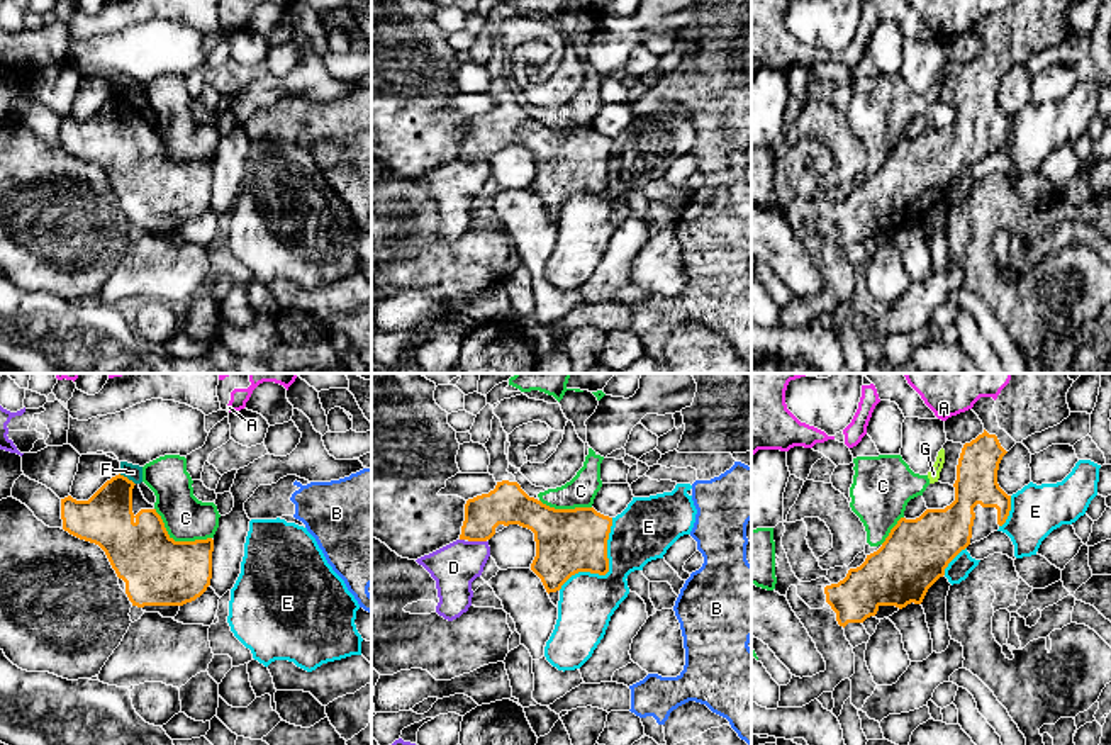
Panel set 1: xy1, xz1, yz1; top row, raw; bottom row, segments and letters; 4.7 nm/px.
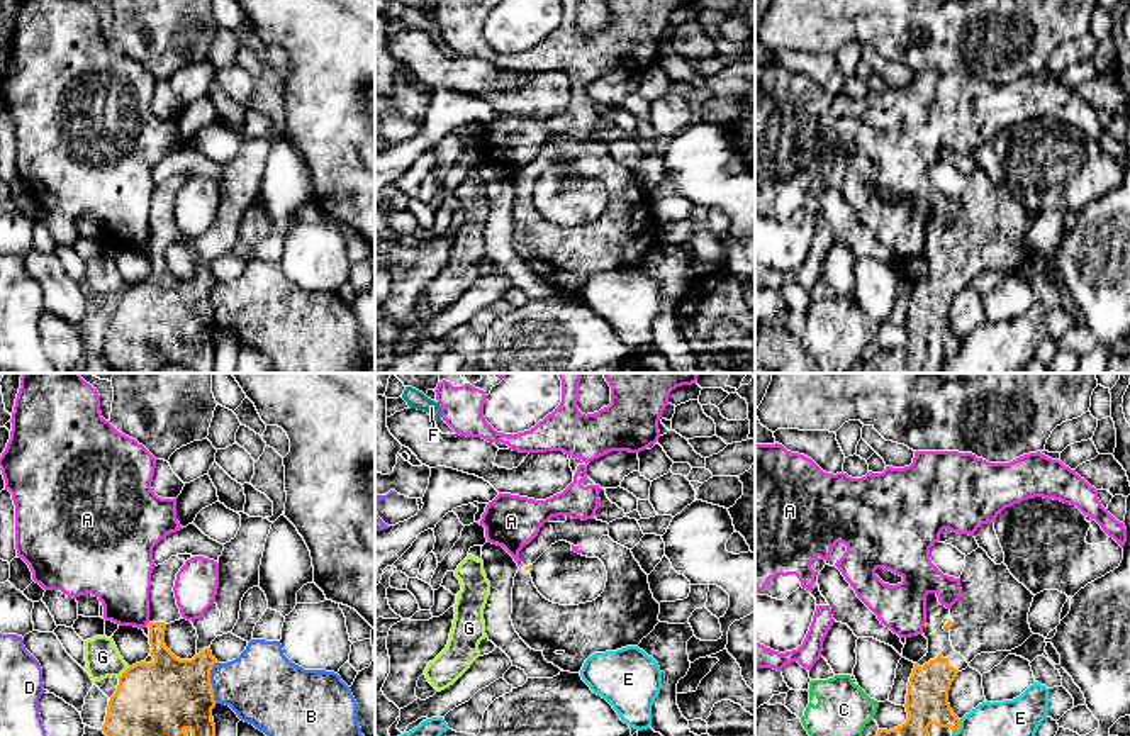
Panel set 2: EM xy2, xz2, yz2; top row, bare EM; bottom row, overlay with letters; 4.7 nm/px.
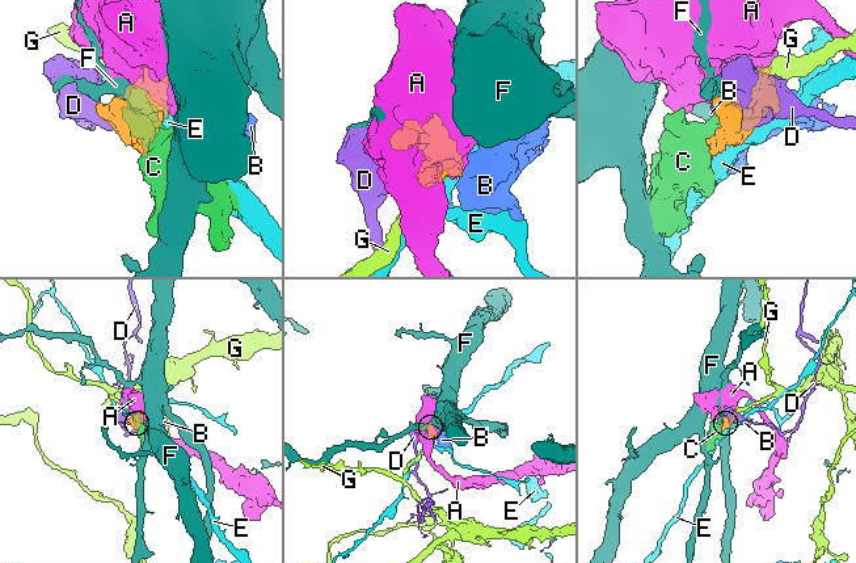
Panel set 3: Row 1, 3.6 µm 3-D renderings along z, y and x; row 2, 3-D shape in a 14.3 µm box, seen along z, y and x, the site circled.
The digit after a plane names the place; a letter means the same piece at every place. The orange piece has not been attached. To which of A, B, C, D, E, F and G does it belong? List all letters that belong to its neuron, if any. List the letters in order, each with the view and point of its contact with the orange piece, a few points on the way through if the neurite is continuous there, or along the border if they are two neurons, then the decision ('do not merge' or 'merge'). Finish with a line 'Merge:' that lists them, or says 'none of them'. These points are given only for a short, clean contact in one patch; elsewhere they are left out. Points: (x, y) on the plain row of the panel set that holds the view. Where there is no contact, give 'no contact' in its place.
A: contact yz2 (925, 245); border yz2 (925, 241), (923, 246); do not merge
B: contact xy2 (209, 302); border xy2 (218, 282), (211, 290), (214, 323); do not merge
C: contact xy1 (177, 162); do not merge
D: contact xz1 (477, 160); border xz1 (468, 160), (485, 162); do not merge
E: contact xz1 (608, 189); do not merge
F: contact xy1 (126, 97); border xy1 (119, 94), (134, 104); do not merge
G: contact xy2 (124, 292); border xy2 (129, 287), (117, 297); do not merge
Merge: none of them

